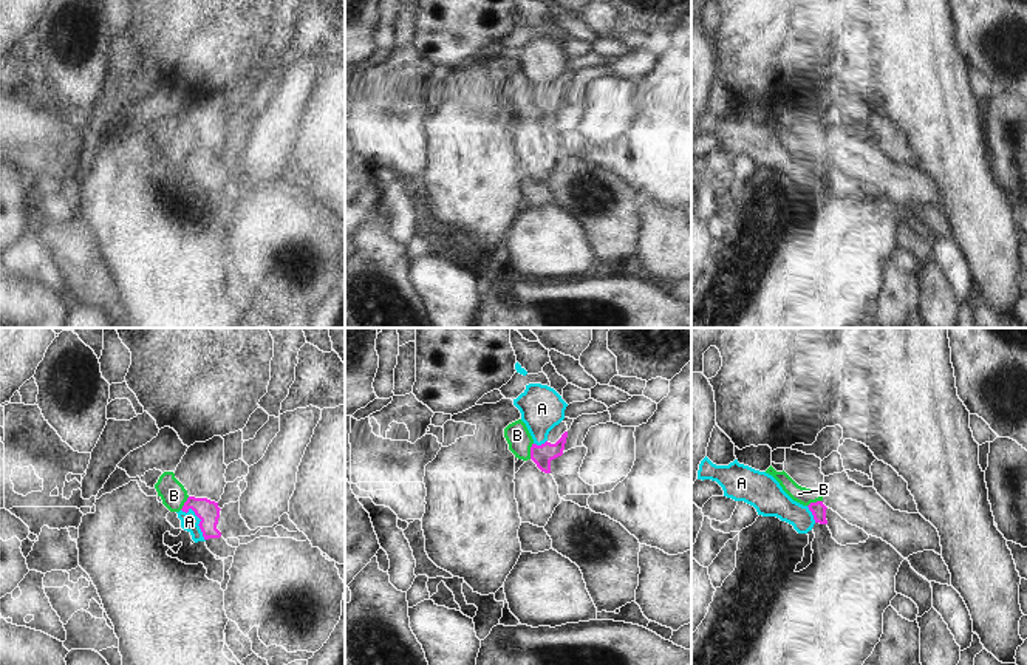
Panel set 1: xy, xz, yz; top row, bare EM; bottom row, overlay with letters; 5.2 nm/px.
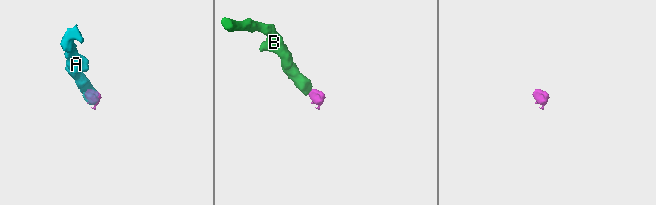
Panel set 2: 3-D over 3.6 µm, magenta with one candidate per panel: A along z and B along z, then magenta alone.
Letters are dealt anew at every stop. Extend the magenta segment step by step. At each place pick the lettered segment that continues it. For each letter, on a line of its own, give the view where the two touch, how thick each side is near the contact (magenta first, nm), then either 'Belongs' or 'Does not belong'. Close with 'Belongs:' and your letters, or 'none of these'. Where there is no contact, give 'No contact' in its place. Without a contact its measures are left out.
A: Touches magenta in xy. Thickness 120 nm (magenta) against 100 nm. Belongs
B: Touches magenta in xz. Thickness 110 nm (magenta) against 130 nm. Does not belong
Belongs: A.

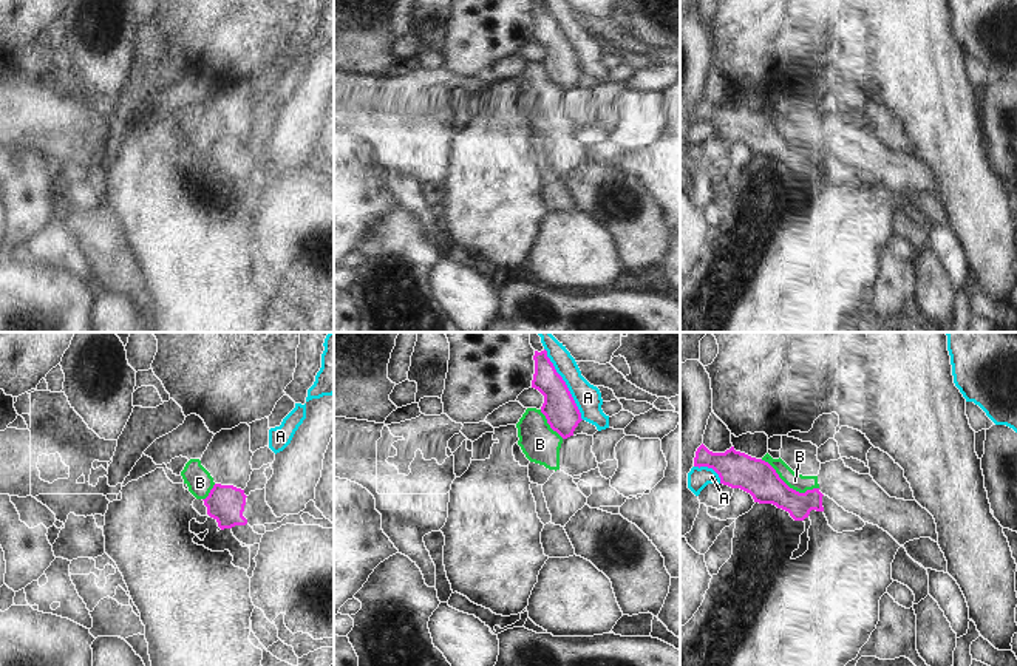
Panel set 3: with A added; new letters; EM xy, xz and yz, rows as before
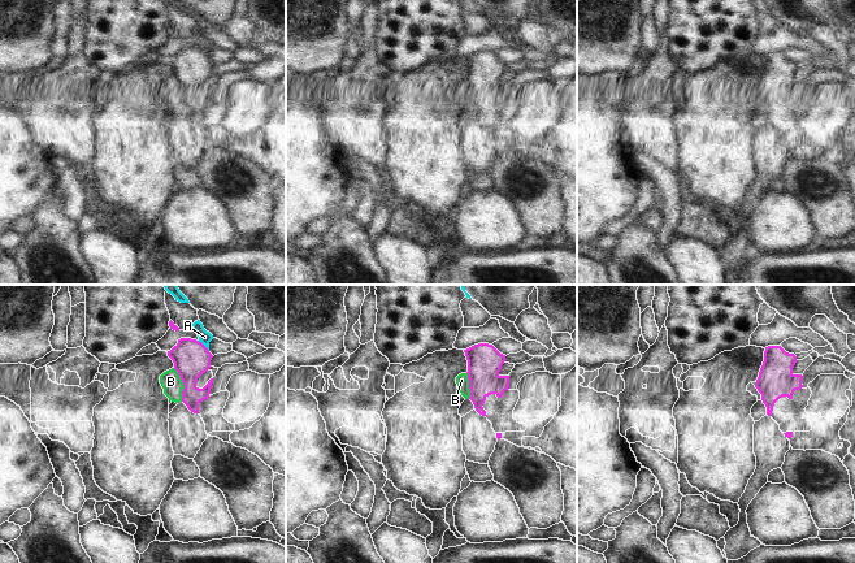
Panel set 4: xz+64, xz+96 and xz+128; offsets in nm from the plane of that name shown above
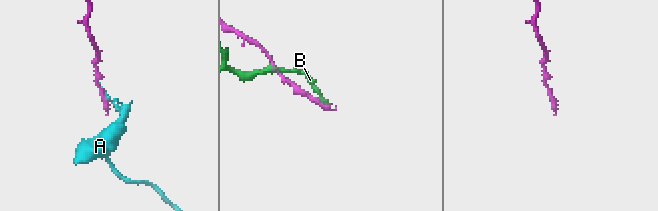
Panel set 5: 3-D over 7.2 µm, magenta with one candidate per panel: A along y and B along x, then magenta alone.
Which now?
A: Touches magenta in xz. Thickness 170 nm (magenta) against 140 nm. Does not belong
B: Touches magenta in yz. Thickness 190 nm (magenta) against 90 nm. Does not belong
Belongs: none of these.

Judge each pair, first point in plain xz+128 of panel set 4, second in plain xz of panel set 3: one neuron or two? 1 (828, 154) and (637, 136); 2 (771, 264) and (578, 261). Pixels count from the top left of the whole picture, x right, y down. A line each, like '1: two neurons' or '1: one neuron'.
1: one neuron
2: two neurons

